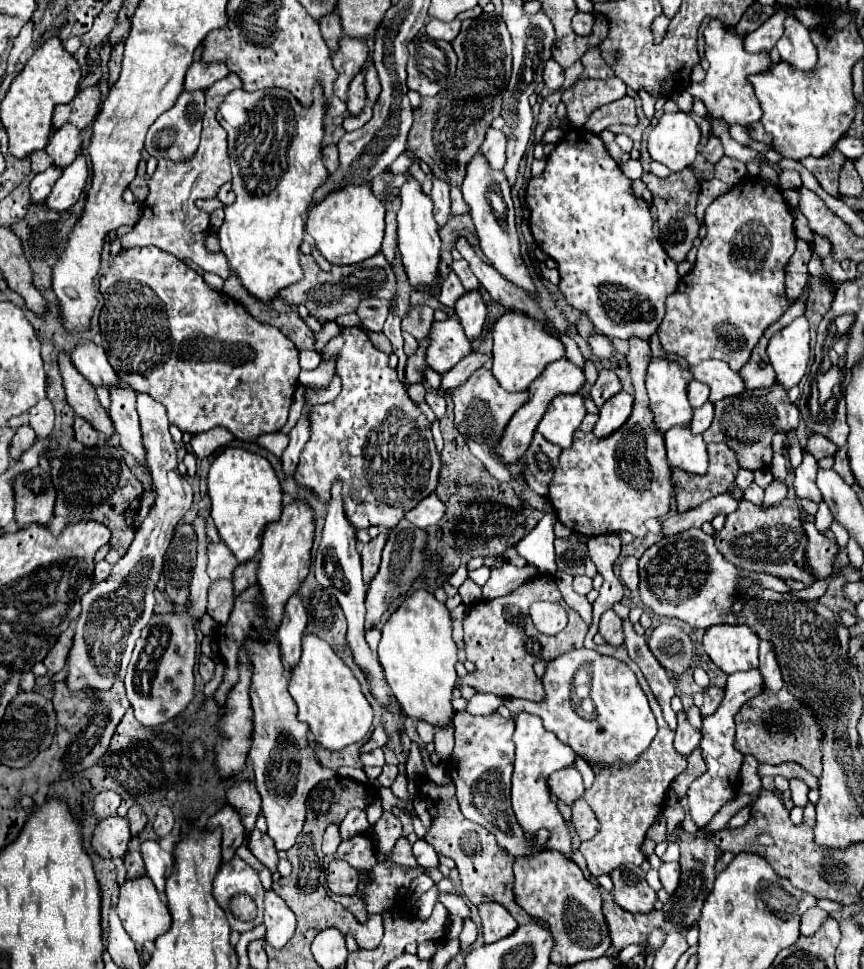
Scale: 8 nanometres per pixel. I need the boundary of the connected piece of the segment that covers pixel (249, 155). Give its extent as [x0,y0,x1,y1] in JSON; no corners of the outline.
[217,86,327,304]

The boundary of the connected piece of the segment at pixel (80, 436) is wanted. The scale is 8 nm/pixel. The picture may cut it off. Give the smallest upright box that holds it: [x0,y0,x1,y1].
[75,418,99,448]

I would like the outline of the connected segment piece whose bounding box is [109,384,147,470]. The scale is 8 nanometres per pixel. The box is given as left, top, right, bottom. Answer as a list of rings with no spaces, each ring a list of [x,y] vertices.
[[[119,384],[117,388],[111,388],[111,408],[109,416],[113,420],[113,426],[119,434],[119,442],[123,450],[131,456],[135,456],[137,464],[147,470],[145,460],[145,448],[141,440],[141,428],[139,428],[139,416],[135,408],[135,392],[127,384]]]

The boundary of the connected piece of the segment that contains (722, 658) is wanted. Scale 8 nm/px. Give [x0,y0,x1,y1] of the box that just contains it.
[703,624,759,674]

